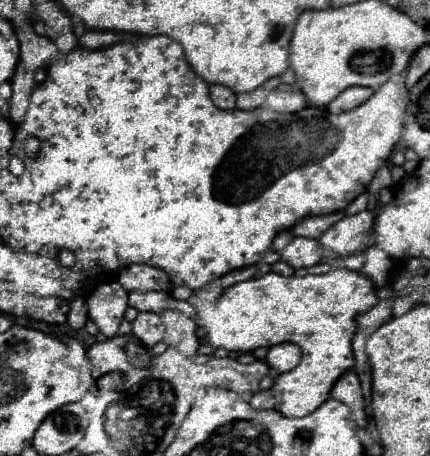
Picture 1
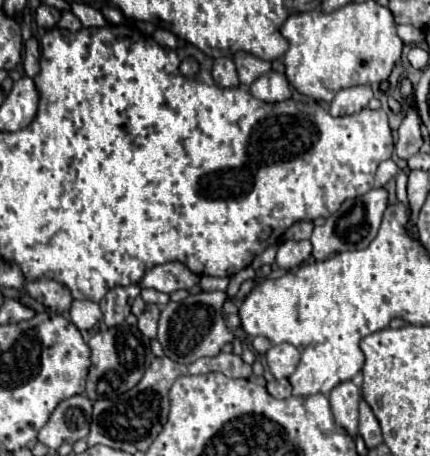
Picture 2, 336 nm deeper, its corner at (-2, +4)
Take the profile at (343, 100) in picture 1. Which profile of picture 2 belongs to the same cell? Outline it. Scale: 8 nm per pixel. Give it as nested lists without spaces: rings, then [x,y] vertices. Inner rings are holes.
[[[358,85],[358,87],[348,87],[338,91],[330,105],[330,115],[342,117],[342,115],[354,115],[368,107],[368,101],[372,99],[372,89],[368,85]]]

